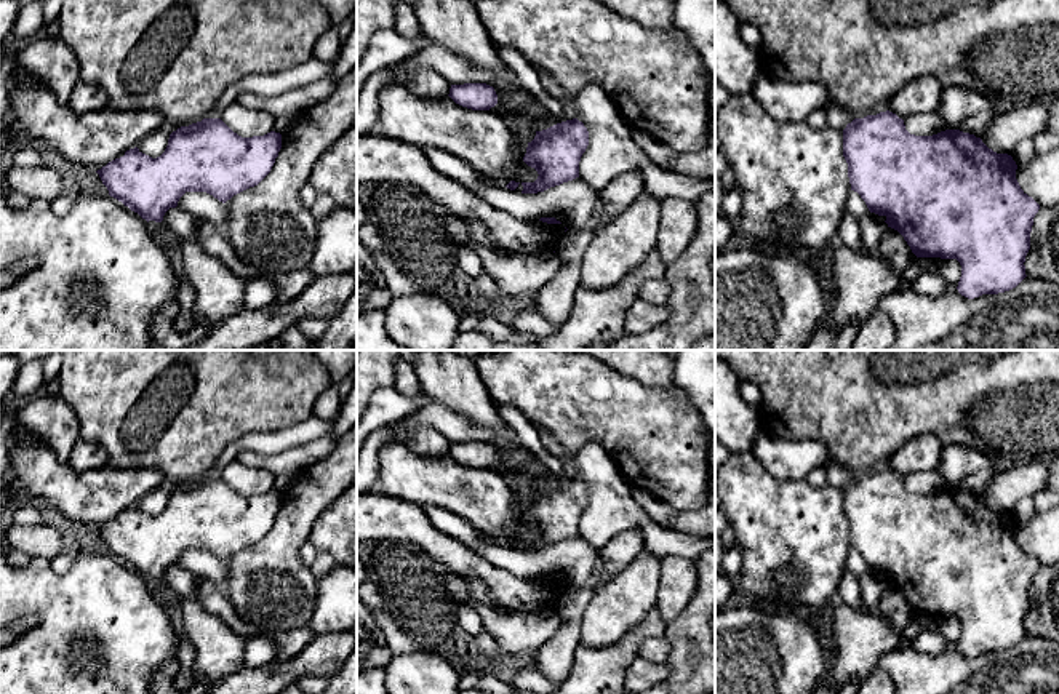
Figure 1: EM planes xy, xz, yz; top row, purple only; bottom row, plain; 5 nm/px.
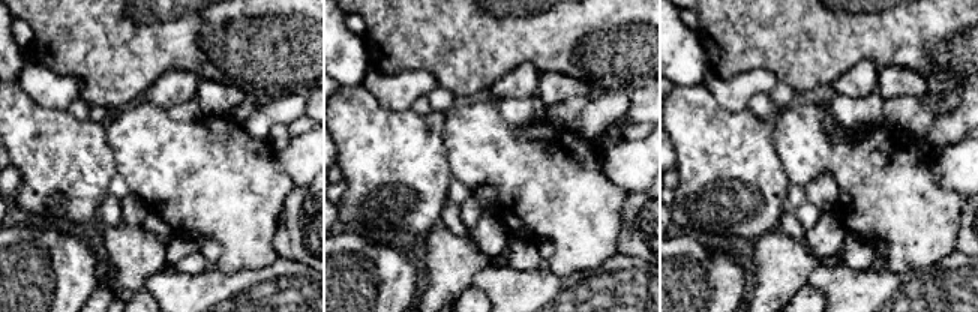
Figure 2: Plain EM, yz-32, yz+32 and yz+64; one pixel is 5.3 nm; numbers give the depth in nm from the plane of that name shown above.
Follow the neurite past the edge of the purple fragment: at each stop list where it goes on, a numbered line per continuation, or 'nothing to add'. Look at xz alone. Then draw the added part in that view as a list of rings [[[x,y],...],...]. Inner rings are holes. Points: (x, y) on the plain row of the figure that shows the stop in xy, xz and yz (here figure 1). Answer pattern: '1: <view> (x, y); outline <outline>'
nothing to add

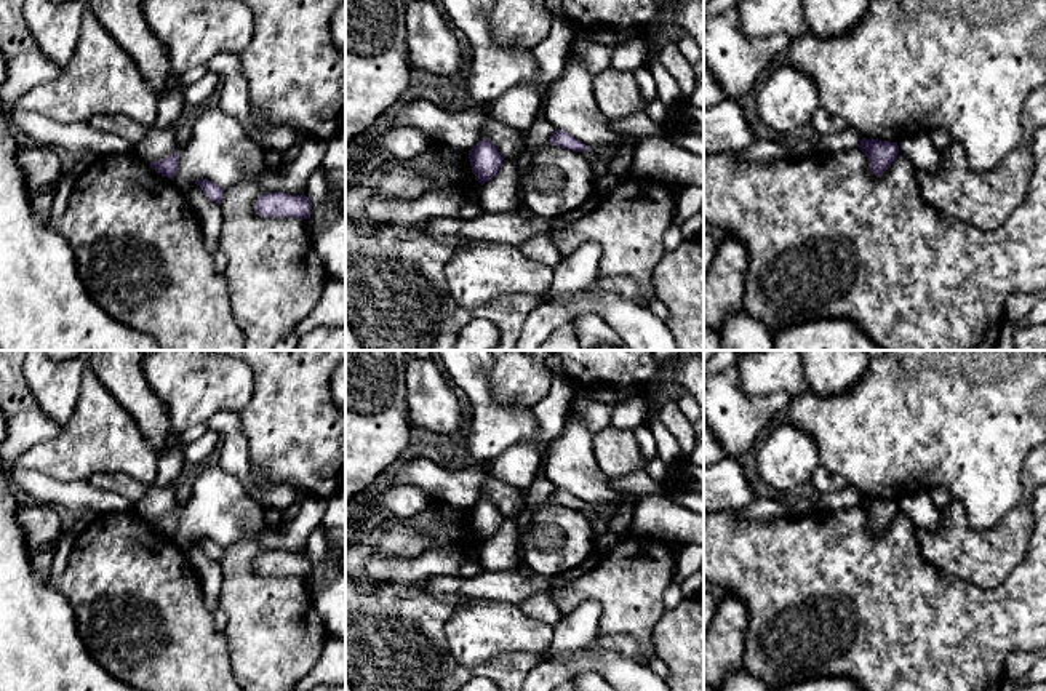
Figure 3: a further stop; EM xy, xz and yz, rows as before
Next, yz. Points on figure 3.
nothing to add

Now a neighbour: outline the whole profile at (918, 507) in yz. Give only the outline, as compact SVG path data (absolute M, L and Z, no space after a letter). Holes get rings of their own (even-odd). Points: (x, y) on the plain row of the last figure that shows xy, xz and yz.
M928 491L908 494L899 504L899 512L905 513L916 528L937 531L940 509L936 507Z

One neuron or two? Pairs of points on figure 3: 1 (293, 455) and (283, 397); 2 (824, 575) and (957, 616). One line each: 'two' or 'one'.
1: one
2: one

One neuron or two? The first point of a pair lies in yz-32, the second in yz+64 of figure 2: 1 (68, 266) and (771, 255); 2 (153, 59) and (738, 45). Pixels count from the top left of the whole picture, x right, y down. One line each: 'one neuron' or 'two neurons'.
1: two neurons
2: one neuron

